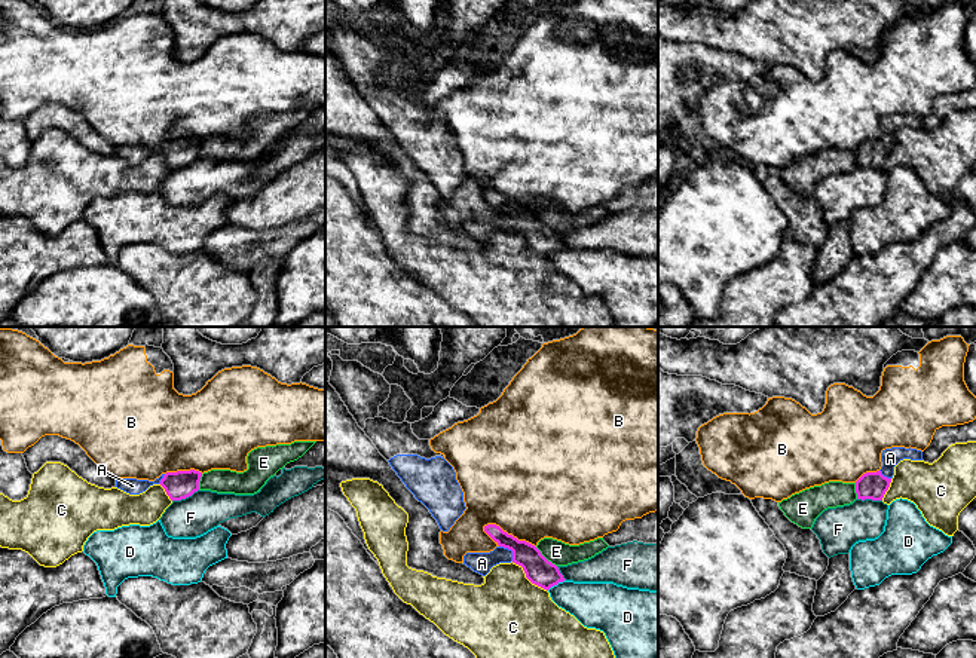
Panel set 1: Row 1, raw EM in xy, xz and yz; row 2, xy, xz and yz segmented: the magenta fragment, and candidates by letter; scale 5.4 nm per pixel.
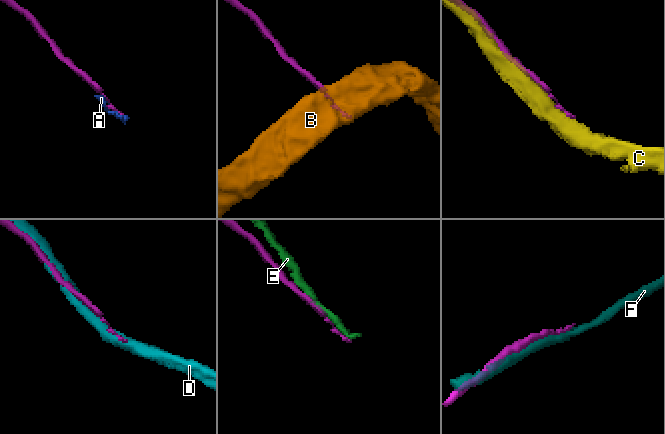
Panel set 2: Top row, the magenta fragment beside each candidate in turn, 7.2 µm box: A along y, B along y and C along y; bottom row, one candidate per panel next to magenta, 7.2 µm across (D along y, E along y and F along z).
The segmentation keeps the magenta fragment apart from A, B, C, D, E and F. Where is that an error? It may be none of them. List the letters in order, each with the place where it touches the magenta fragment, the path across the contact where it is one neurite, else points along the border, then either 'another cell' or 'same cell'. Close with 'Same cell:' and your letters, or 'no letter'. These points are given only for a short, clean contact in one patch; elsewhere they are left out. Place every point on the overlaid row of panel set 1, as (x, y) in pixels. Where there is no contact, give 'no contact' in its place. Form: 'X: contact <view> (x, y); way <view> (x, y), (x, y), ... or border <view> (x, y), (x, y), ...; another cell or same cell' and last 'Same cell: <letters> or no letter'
A: contact xz (510, 548); same cell
B: contact xz (510, 535); another cell
C: contact xz (528, 578); another cell
D: contact xz (556, 584); another cell
E: contact xz (544, 557); another cell
F: contact xy (184, 498); another cell
Same cell: A

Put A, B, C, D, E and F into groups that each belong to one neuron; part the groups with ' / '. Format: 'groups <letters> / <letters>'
groups A / B / C / D / E / F

